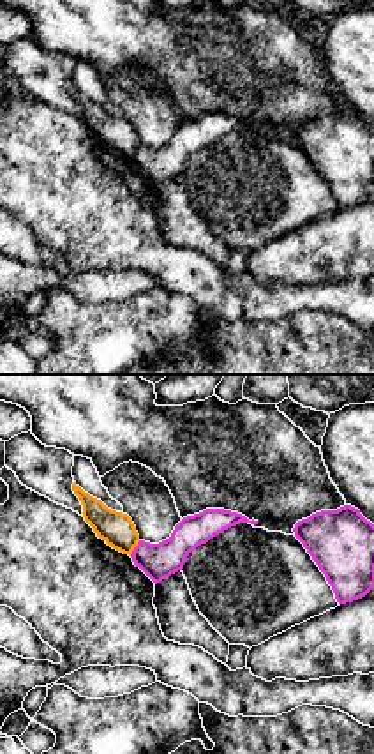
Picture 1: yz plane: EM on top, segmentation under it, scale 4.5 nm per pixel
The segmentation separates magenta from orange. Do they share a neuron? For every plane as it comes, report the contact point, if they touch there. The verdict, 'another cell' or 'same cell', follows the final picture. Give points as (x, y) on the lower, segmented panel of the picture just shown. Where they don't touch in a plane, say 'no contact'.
meets magenta at (134, 548)

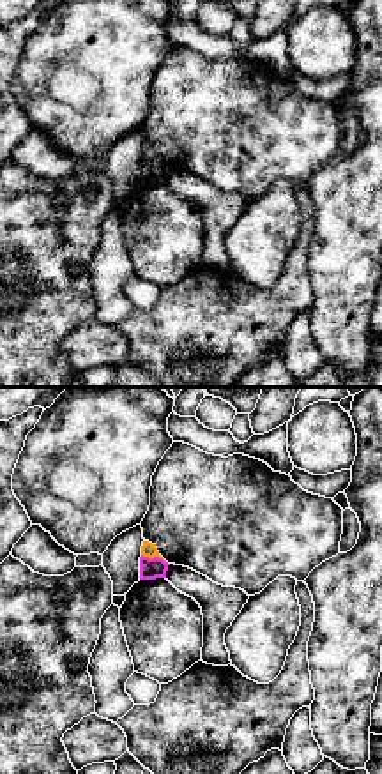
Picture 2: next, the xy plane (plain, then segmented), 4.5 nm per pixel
meets magenta at (154, 557)

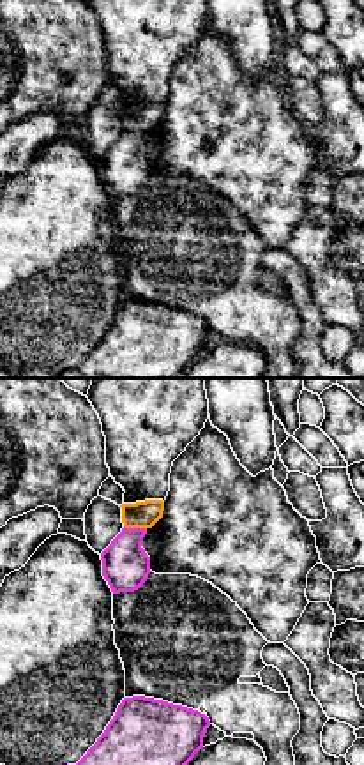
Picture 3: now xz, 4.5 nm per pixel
meets magenta at (135, 529)

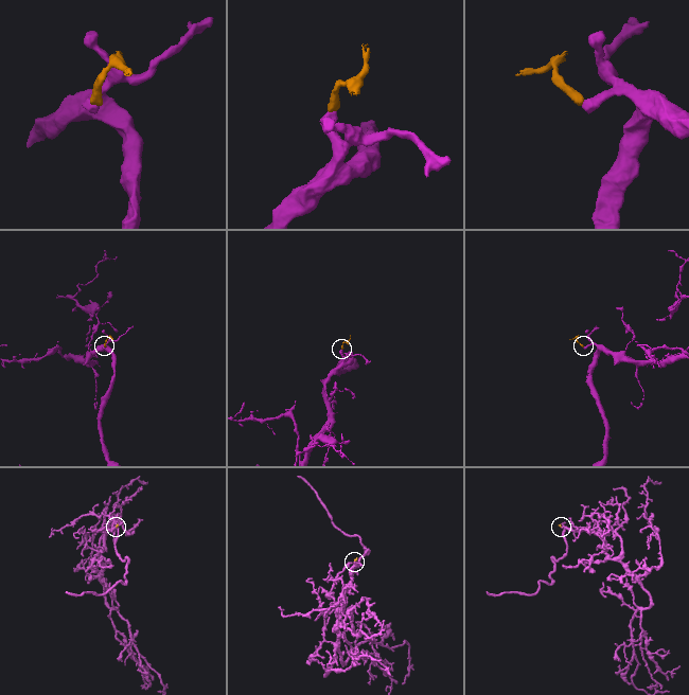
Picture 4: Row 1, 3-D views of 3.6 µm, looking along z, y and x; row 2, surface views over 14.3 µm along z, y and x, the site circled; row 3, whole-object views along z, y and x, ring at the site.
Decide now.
another cell

